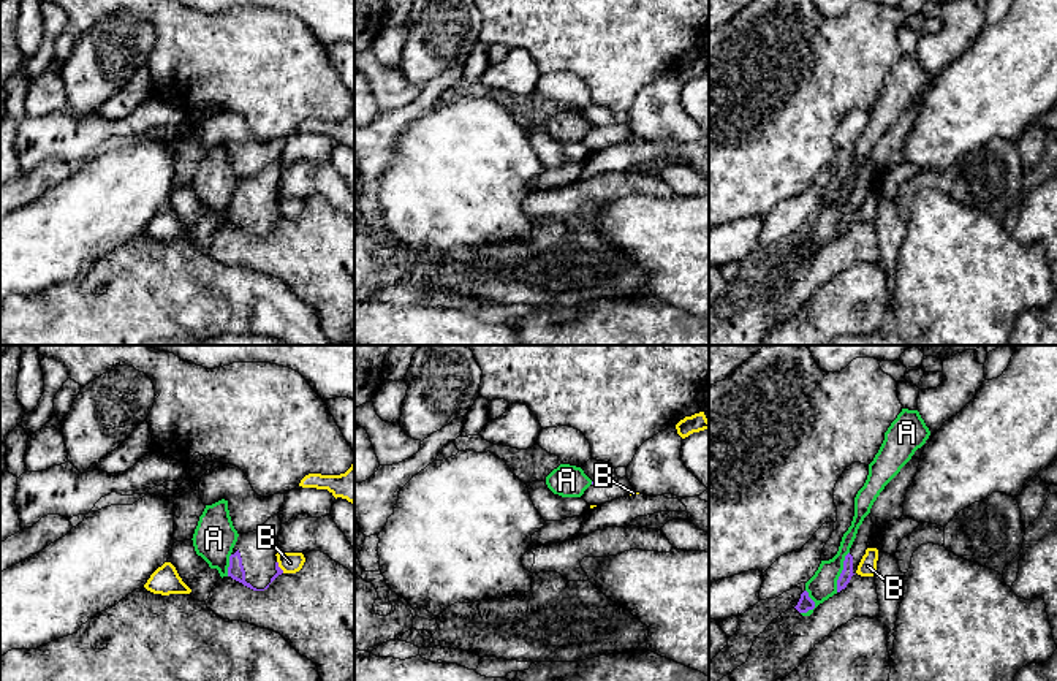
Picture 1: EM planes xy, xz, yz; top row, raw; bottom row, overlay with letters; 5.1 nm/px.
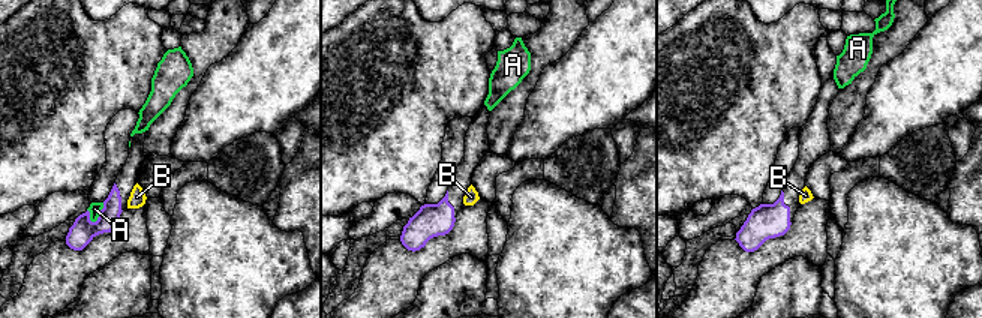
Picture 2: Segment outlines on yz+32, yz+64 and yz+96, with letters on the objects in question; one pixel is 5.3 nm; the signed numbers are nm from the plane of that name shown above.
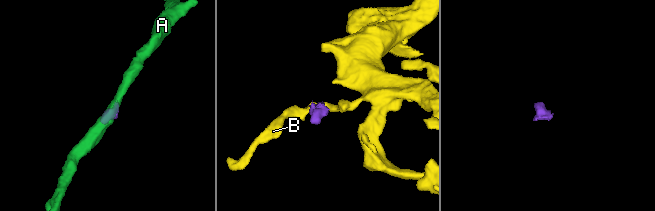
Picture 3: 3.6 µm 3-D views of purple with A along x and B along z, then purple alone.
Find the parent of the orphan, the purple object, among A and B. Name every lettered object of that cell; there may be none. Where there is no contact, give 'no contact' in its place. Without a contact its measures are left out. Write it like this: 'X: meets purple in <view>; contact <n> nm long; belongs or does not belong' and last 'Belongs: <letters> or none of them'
A: meets purple in yz; contact 220 nm long; does not belong
B: meets purple in xy; contact 70 nm long; does not belong
Belongs: none of them

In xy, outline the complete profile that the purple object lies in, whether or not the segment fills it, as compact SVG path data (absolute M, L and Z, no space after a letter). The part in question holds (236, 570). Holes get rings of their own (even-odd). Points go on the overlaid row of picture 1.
M278 513L260 529L239 534L229 556L228 576L253 591L264 591L283 573L277 562L282 521Z

